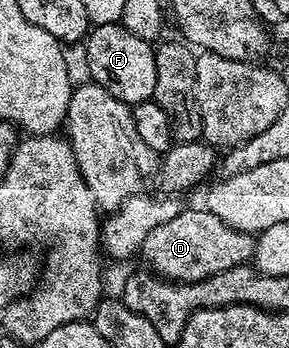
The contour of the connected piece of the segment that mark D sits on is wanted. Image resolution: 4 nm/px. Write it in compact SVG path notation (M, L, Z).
M185 207L170 222L162 222L150 230L146 242L142 242L139 255L157 276L178 284L198 282L222 270L230 270L239 264L247 264L256 255L256 241L251 232L236 232L222 218L210 214L203 207Z

